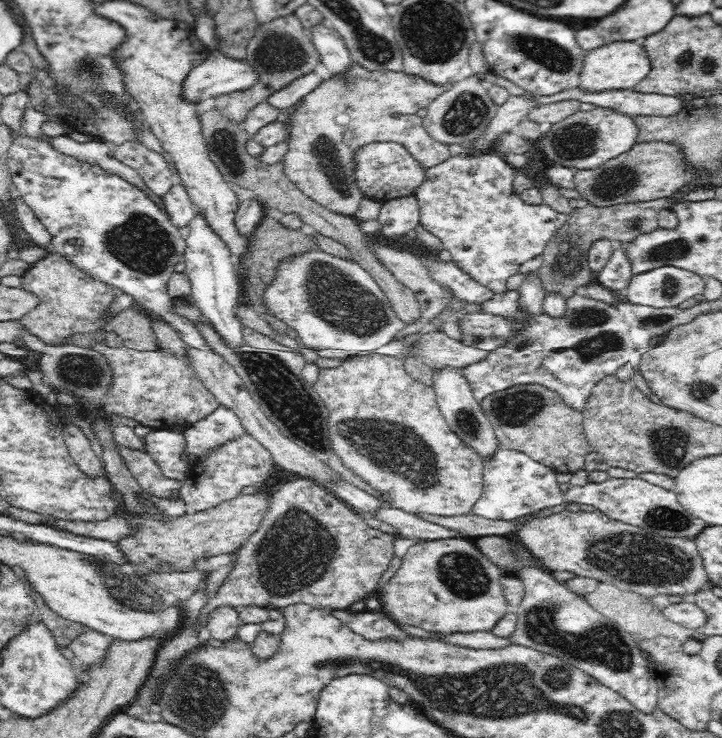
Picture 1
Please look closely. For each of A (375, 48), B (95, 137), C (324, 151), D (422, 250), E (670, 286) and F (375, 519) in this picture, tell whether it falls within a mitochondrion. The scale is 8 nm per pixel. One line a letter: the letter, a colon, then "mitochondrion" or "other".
A: mitochondrion
B: other
C: mitochondrion
D: other
E: mitochondrion
F: other

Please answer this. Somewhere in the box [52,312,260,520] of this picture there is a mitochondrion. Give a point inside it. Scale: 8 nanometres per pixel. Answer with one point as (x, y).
(82, 373)

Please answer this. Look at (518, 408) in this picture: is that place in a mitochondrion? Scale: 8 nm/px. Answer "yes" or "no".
yes

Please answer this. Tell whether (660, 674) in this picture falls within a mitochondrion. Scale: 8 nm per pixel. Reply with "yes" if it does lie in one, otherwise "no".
no

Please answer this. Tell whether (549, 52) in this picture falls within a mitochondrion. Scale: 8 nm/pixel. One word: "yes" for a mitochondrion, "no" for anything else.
yes

